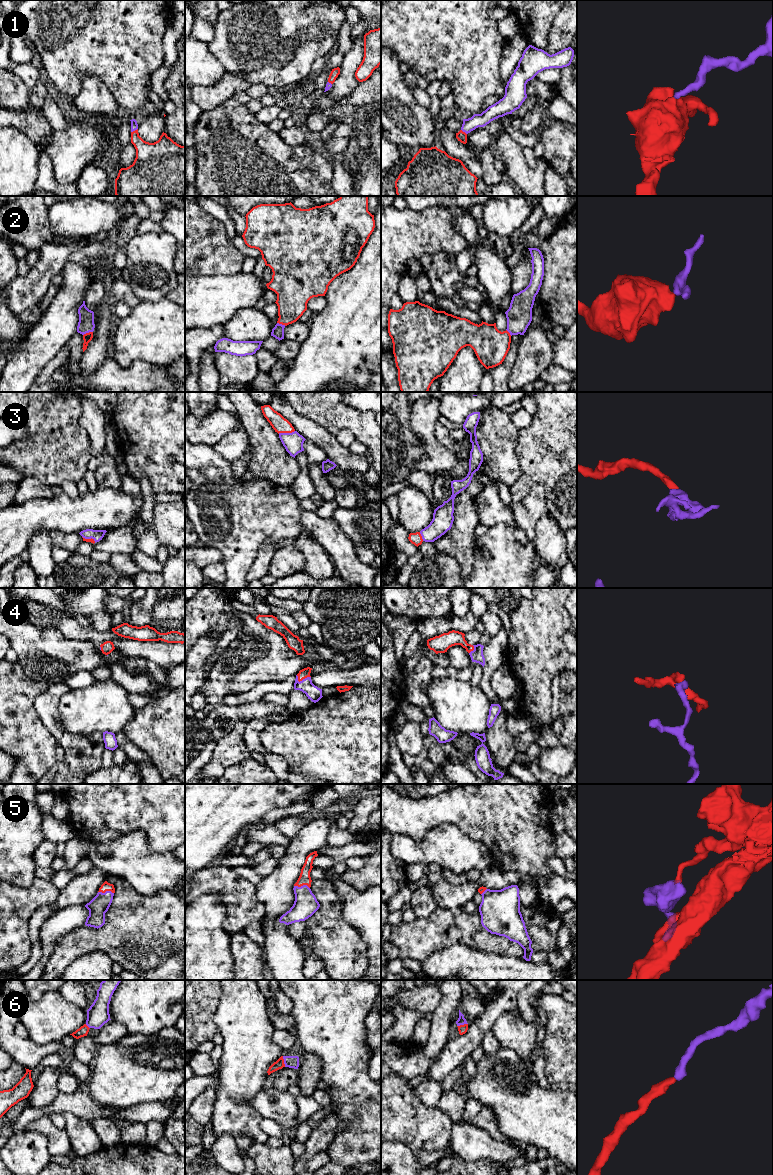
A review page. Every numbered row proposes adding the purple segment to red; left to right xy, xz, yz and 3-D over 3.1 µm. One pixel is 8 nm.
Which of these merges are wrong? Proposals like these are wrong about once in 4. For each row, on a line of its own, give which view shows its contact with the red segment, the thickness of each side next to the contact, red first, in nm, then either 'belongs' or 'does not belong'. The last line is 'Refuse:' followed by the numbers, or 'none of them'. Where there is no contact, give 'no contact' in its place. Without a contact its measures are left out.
1: contact in xy; calibres 240 and 60 nm; belongs
2: contact in xy; calibres 70 and 130 nm; belongs
3: contact in xz; calibres 130 and 160 nm; belongs
4: contact in xz; calibres 80 and 120 nm; belongs
5: contact in xy; calibres 70 and 160 nm; belongs
6: contact in xz; calibres 80 and 100 nm; belongs
Refuse: none of them

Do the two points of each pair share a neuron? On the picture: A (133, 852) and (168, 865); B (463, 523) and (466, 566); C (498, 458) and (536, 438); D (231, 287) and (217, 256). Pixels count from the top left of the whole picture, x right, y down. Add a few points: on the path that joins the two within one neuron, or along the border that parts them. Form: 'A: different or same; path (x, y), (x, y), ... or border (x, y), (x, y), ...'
A: same; path (142, 858), (149, 865), (159, 865)
B: same; path (463, 534), (464, 555)
C: different; border (518, 430), (515, 452), (520, 472)
D: different; border (241, 271), (235, 274), (201, 274)

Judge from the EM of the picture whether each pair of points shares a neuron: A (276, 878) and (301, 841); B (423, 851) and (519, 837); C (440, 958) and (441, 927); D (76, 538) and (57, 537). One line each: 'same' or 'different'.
A: same
B: different
C: different
D: same

